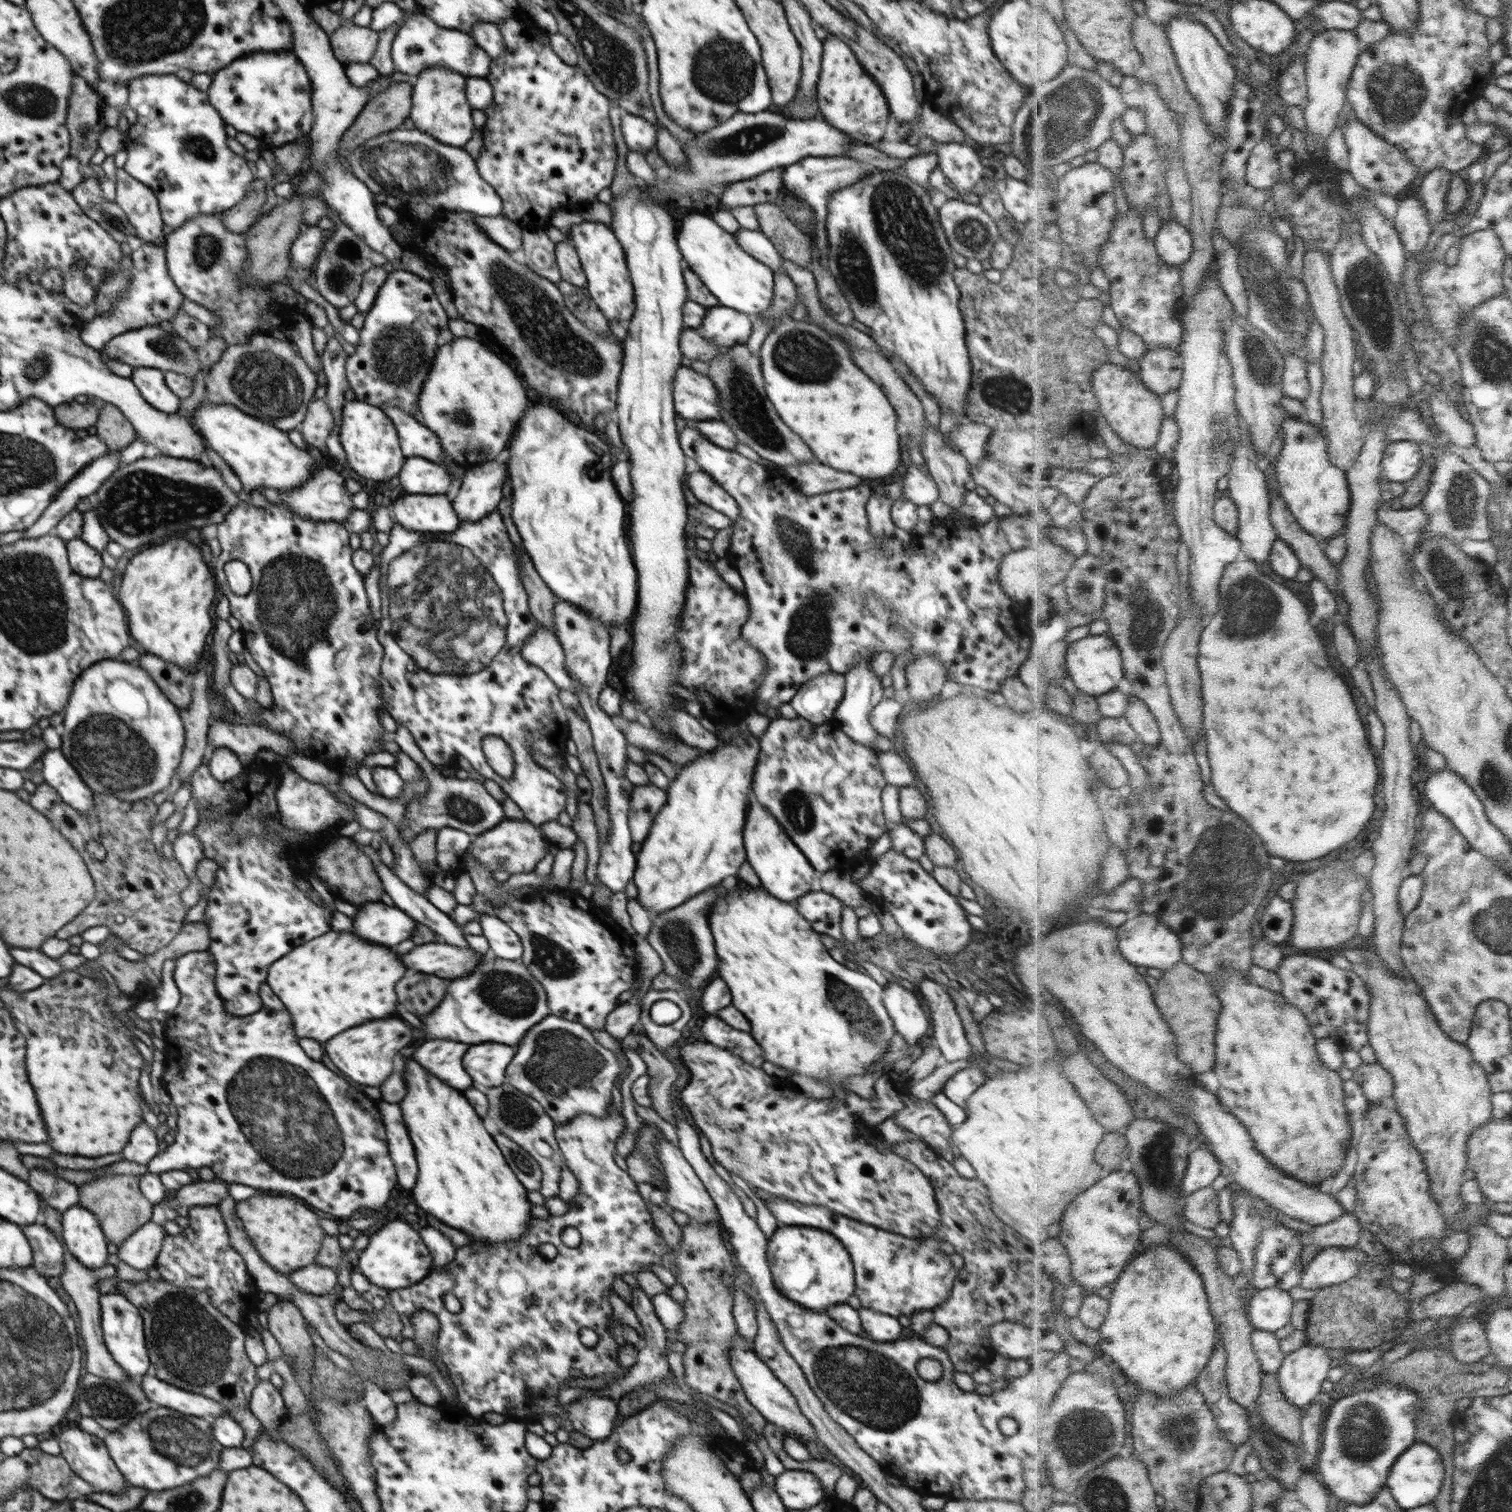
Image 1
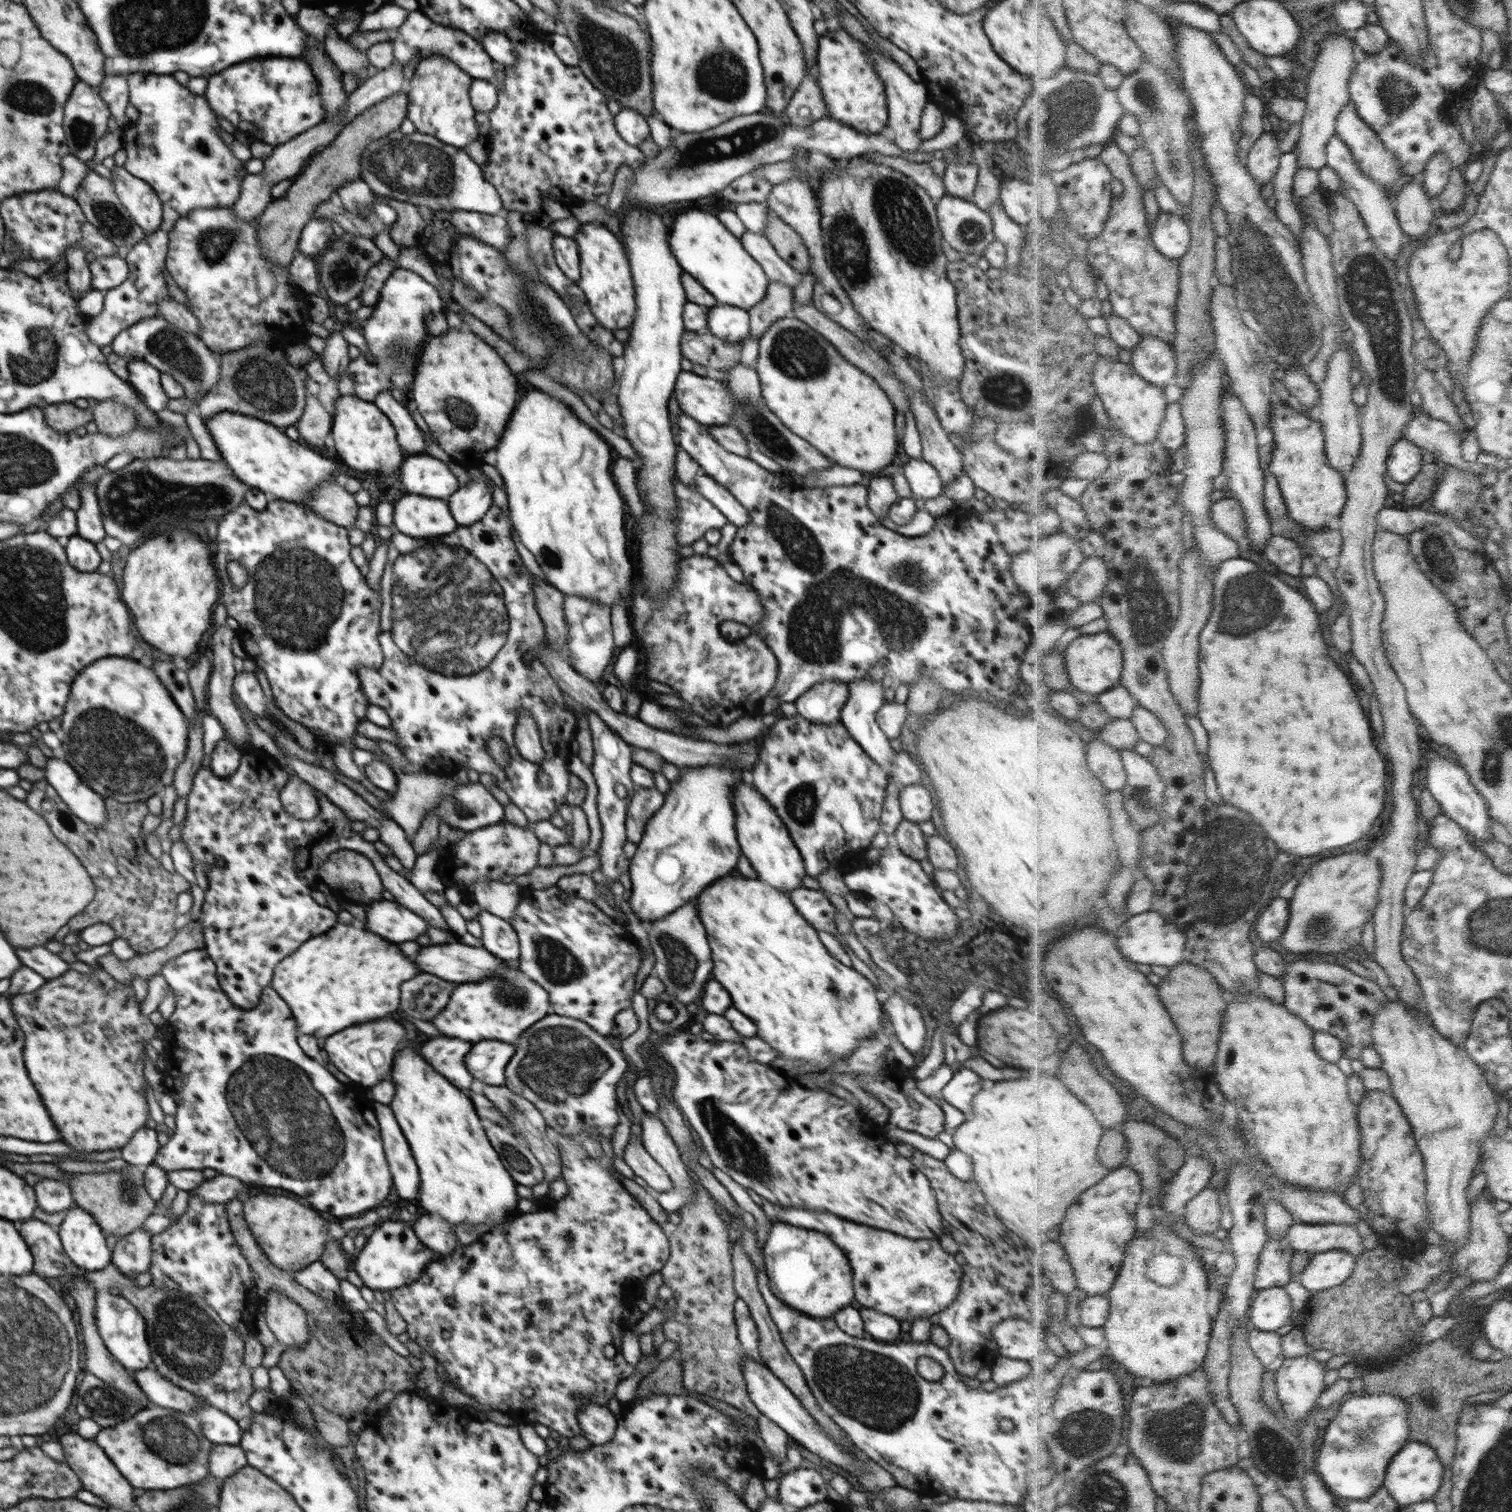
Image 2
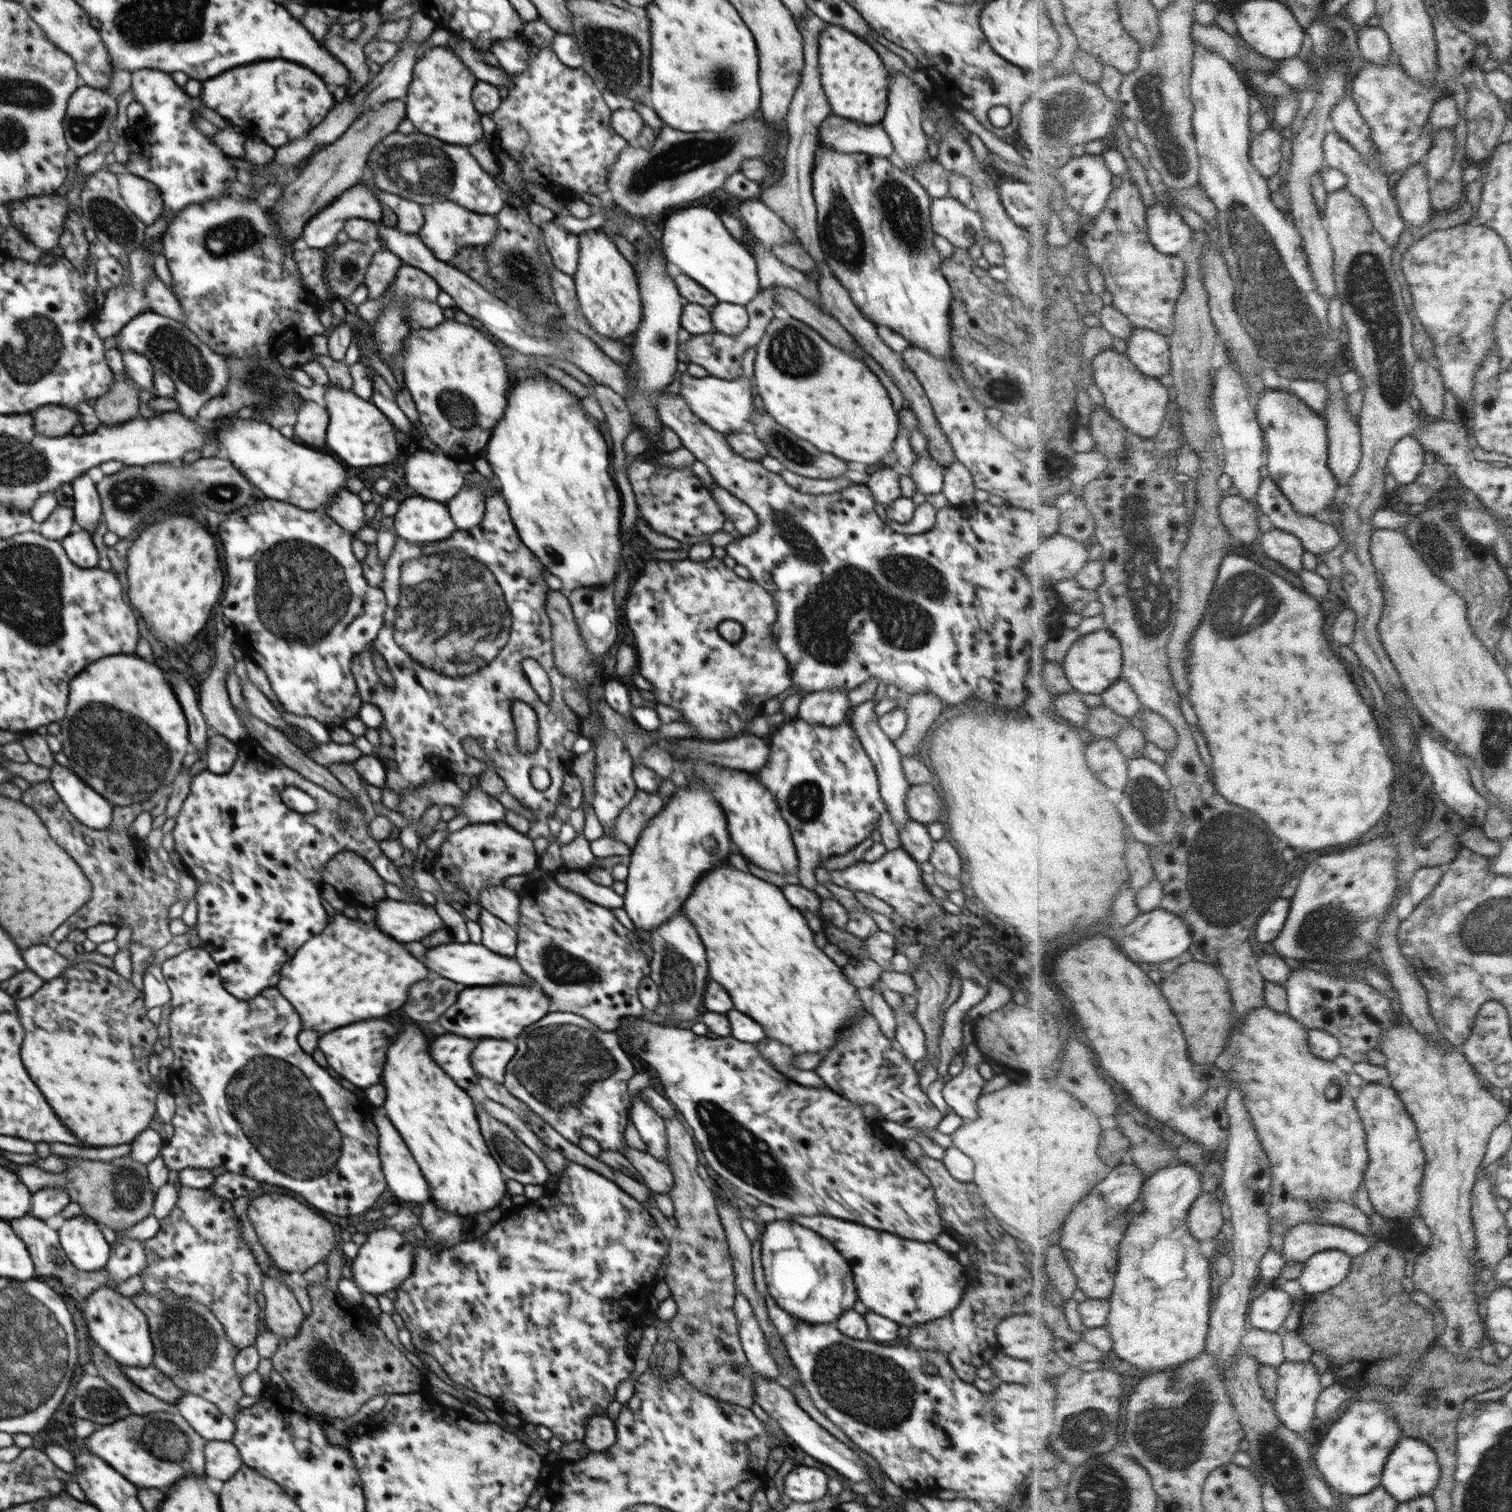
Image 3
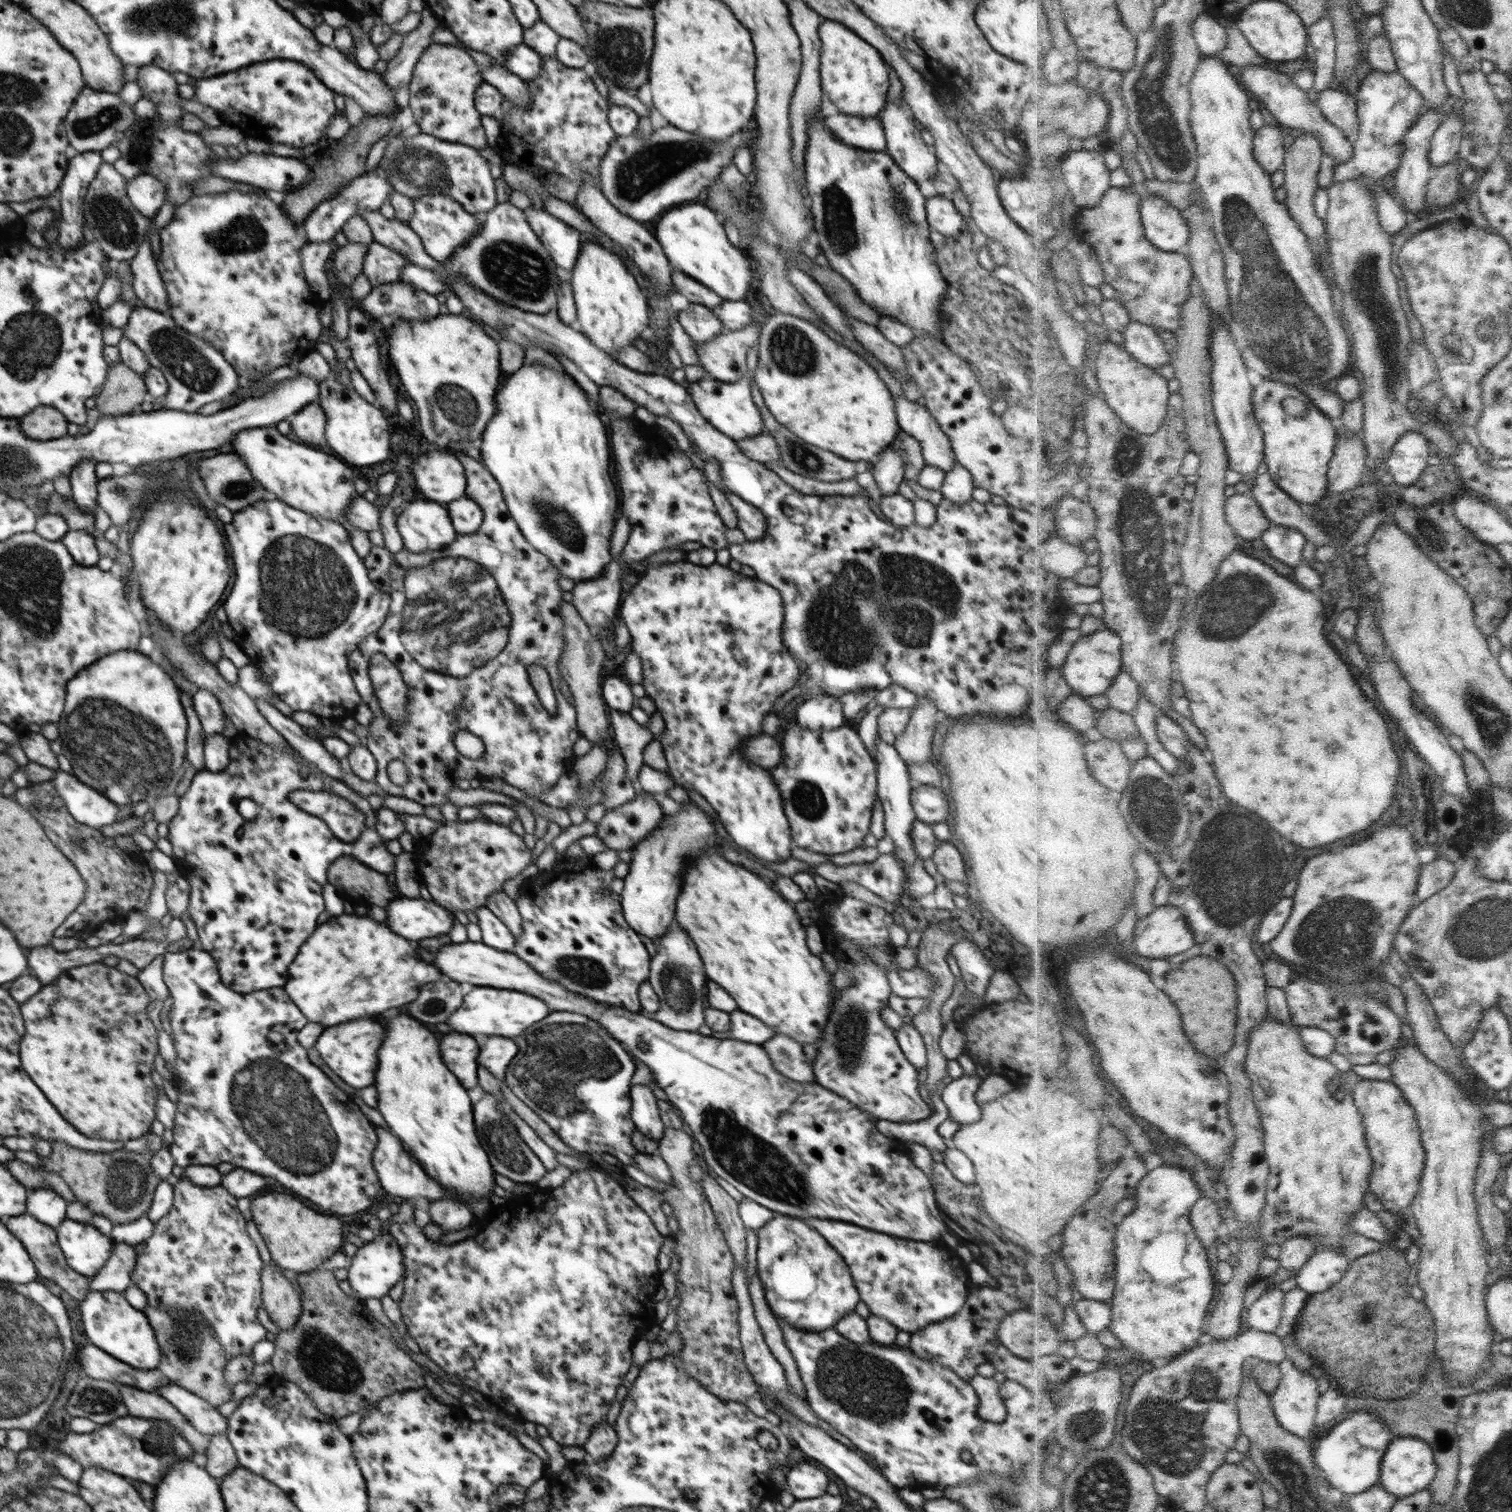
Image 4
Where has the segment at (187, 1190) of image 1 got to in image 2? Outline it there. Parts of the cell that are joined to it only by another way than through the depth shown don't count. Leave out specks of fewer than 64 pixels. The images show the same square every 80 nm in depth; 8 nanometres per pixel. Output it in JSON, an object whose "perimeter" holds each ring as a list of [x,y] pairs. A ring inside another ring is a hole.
{"perimeter":[[[218,1174],[214,1179],[207,1180],[202,1186],[194,1188],[189,1195],[196,1195],[200,1201],[227,1203],[230,1200],[238,1199],[240,1192],[248,1192],[252,1184],[242,1183],[236,1178]]]}

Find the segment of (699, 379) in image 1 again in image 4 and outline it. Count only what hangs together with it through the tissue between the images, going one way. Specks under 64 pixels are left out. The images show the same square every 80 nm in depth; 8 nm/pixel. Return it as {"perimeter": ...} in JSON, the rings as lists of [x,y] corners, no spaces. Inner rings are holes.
{"perimeter":[[[747,373],[736,382],[722,382],[717,378],[702,378],[696,382],[687,382],[686,390],[692,397],[699,413],[709,421],[709,423],[735,441],[743,438],[755,437],[766,433],[762,422],[762,416],[750,393],[752,377]]]}

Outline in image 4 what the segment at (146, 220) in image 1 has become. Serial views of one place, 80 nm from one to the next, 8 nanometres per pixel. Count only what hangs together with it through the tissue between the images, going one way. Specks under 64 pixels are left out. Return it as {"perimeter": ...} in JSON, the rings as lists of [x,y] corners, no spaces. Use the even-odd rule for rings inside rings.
{"perimeter":[[[142,173],[128,180],[126,190],[132,206],[150,220],[167,200],[165,186],[151,174]]]}

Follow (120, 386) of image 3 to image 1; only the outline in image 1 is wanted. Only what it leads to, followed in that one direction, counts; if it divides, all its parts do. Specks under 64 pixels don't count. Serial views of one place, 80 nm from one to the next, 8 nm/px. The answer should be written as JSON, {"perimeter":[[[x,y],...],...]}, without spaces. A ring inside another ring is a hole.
{"perimeter":[[[106,403],[99,412],[95,427],[97,437],[105,442],[112,452],[124,450],[137,440],[137,432],[132,423],[117,406],[110,403]]]}

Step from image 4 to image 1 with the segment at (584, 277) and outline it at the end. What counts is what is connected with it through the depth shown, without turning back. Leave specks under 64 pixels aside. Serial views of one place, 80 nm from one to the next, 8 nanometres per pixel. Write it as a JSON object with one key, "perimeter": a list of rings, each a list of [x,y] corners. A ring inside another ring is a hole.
{"perimeter":[[[583,221],[571,227],[569,237],[574,242],[581,266],[586,275],[586,290],[589,297],[597,304],[598,310],[604,313],[608,320],[628,323],[635,311],[635,295],[631,276],[623,247],[616,235],[600,222]]]}

